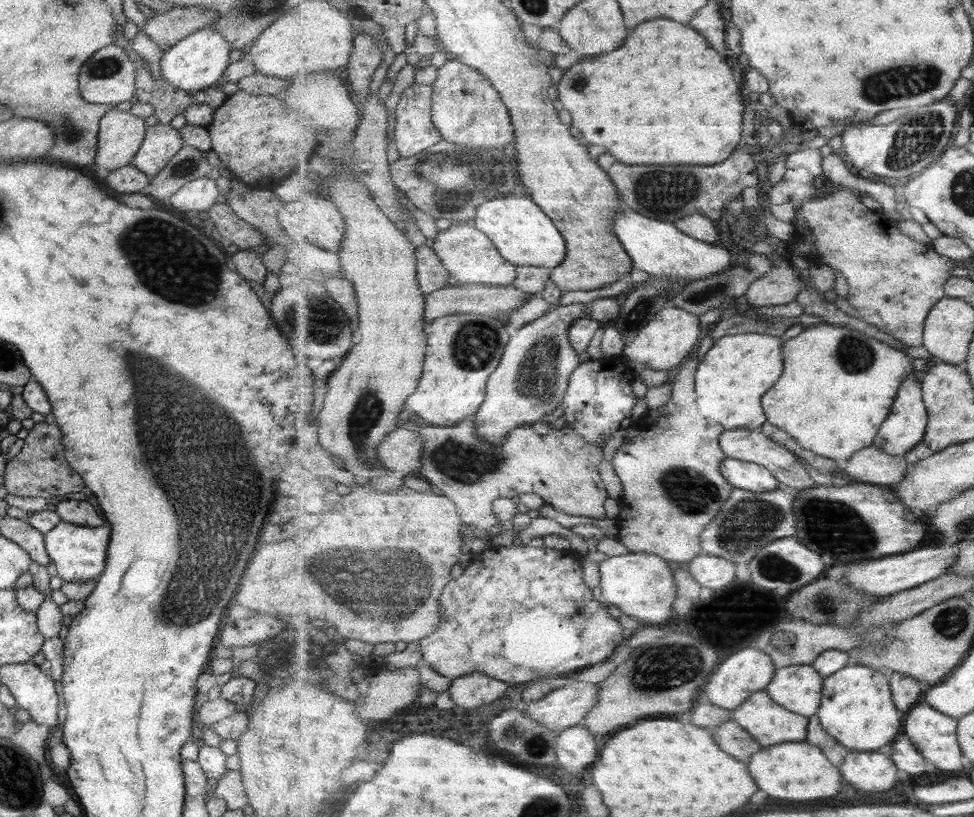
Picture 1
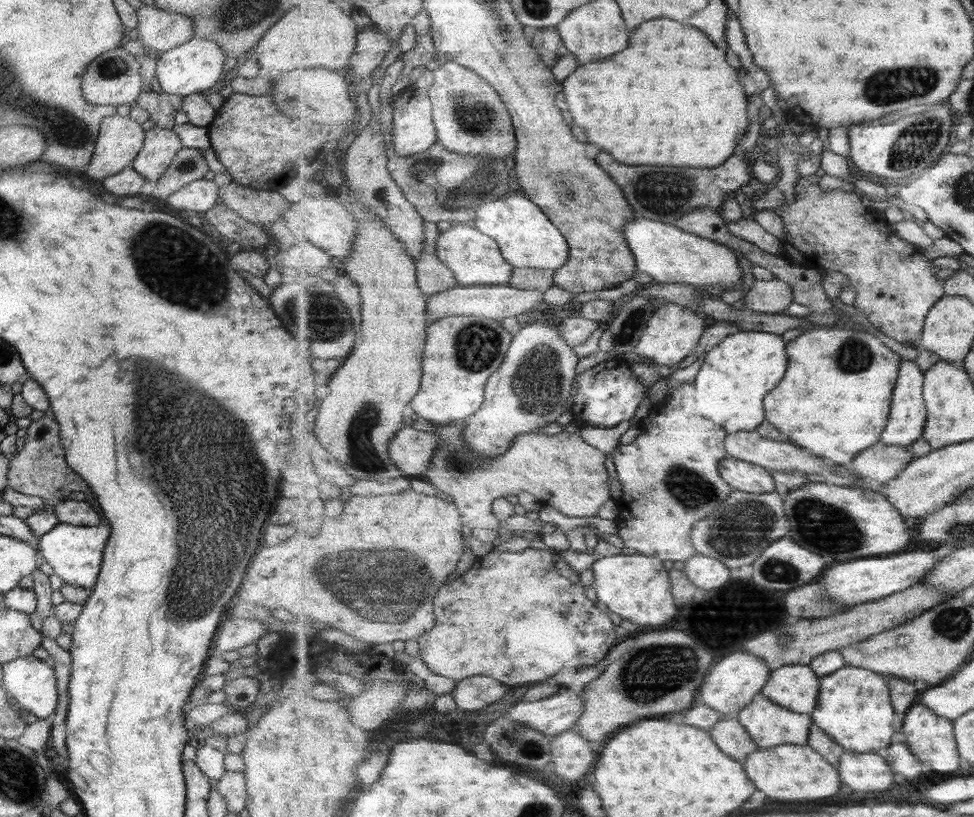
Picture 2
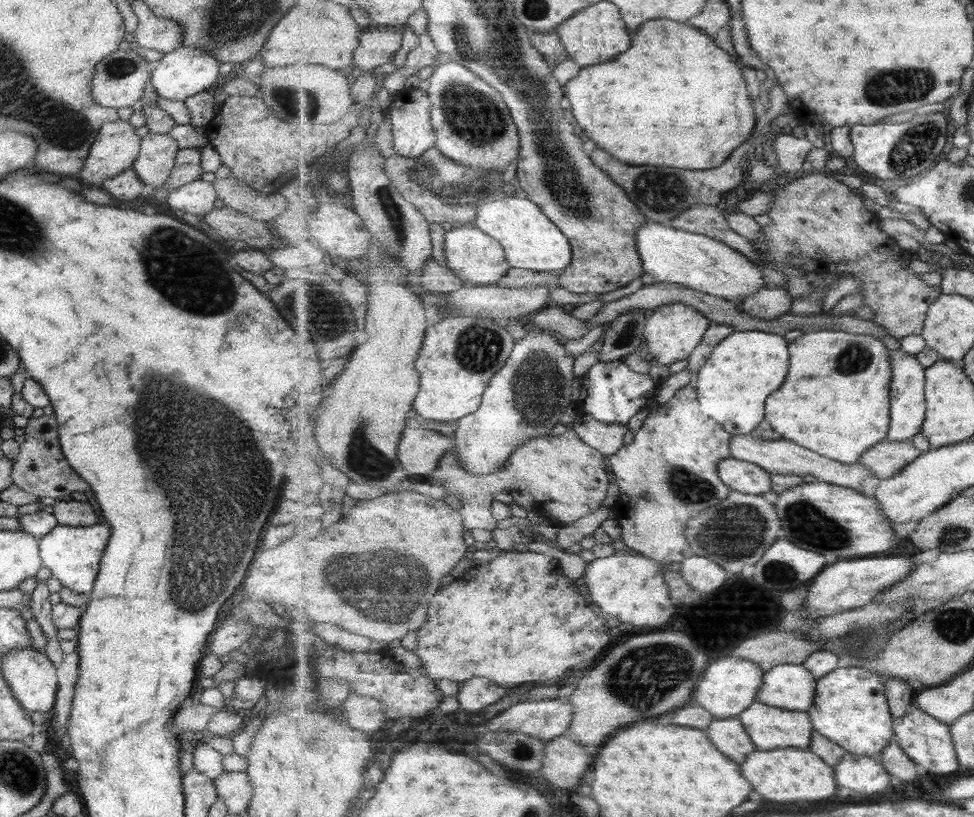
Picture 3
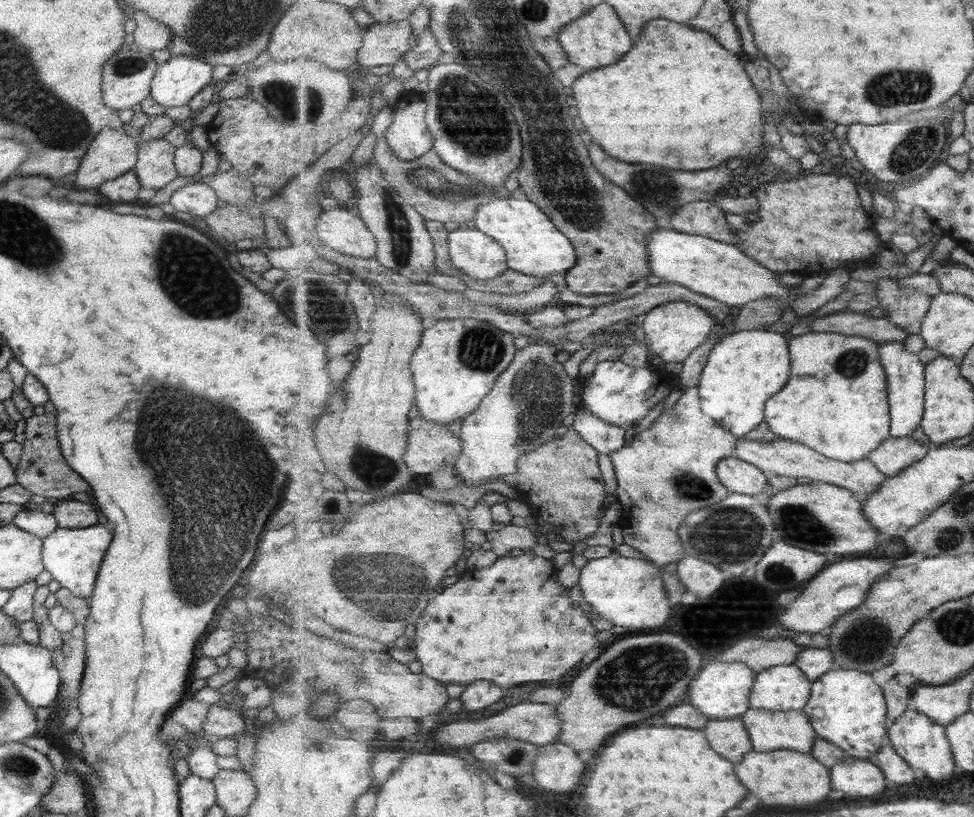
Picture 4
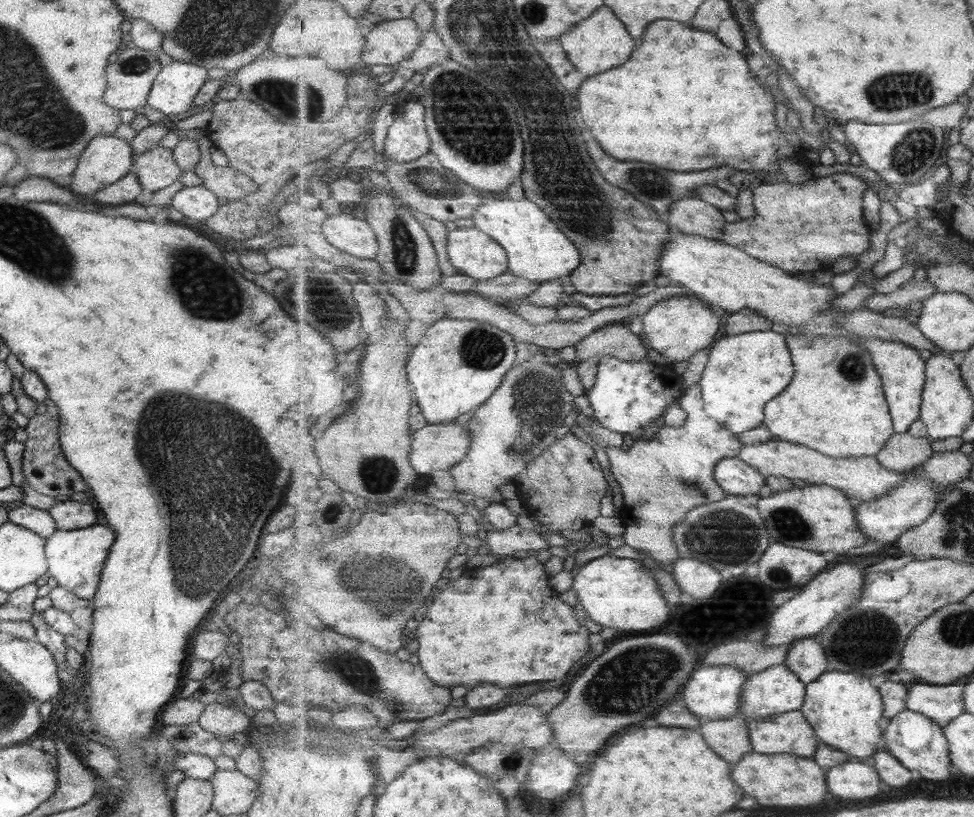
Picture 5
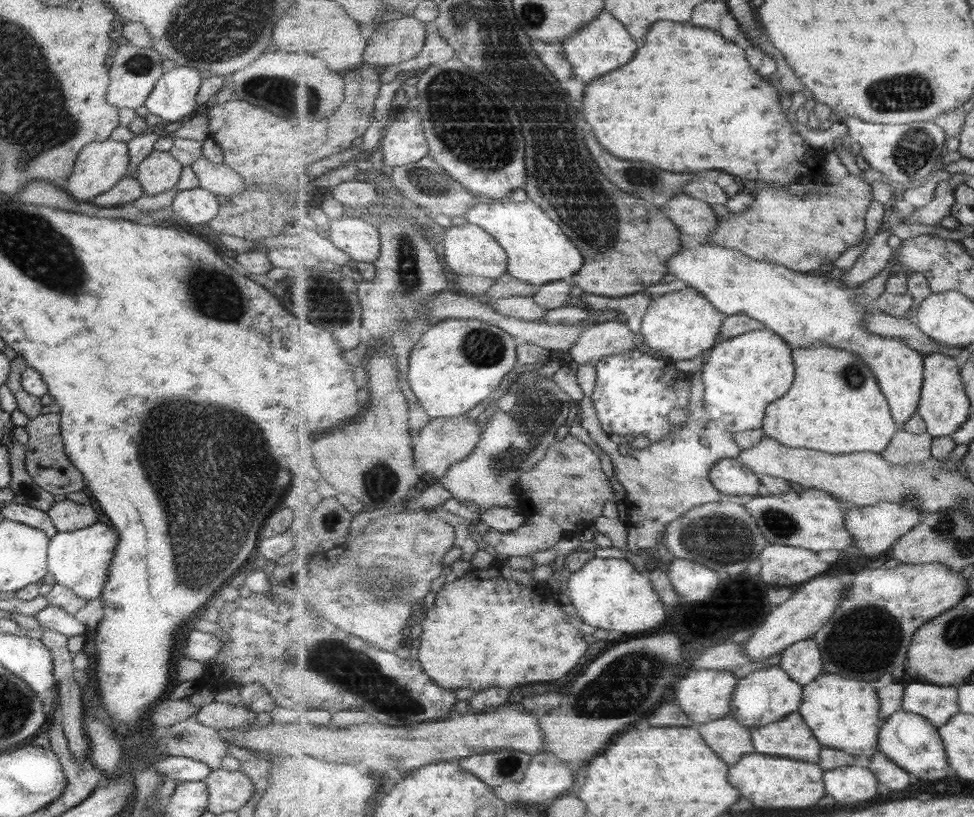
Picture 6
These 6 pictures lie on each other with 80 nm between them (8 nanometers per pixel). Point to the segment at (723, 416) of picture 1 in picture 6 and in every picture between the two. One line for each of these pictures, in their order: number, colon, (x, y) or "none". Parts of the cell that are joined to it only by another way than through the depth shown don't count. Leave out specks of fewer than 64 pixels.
2: (735, 376)
3: (747, 367)
4: (746, 368)
5: (745, 371)
6: (743, 375)

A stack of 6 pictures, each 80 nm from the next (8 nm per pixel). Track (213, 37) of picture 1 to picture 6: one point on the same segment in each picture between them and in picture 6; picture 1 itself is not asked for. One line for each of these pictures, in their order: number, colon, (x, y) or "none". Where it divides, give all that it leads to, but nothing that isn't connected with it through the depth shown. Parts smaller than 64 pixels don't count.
2: (194, 66)
3: (185, 71)
4: (176, 81)
5: (174, 88)
6: (173, 96)

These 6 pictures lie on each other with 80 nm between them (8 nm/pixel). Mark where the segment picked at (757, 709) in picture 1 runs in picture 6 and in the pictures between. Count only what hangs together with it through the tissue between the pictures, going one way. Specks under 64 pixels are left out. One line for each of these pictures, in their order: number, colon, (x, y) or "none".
2: (770, 725)
3: (770, 727)
4: (783, 729)
5: (789, 733)
6: (792, 737)

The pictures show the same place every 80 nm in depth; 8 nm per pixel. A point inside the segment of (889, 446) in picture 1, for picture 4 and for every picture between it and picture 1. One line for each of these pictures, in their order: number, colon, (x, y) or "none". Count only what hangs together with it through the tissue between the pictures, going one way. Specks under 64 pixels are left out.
2: (908, 414)
3: (908, 390)
4: (906, 375)

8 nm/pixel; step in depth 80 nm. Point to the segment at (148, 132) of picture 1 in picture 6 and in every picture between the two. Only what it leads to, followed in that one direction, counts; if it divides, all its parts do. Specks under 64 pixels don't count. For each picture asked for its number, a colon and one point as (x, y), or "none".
2: (160, 145)
3: (153, 165)
4: (154, 168)
5: (156, 169)
6: (158, 171)

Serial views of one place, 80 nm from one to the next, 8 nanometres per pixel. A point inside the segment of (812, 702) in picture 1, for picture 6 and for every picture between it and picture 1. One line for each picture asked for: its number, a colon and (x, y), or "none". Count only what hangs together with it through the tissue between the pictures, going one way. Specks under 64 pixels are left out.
2: (797, 687)
3: (793, 686)
4: (785, 687)
5: (776, 690)
6: (768, 695)

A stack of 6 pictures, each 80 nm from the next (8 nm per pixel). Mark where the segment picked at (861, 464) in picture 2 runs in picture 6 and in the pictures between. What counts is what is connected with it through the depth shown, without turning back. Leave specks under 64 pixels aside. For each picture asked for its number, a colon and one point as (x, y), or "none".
3: (886, 459)
4: (896, 454)
5: (903, 453)
6: (905, 448)

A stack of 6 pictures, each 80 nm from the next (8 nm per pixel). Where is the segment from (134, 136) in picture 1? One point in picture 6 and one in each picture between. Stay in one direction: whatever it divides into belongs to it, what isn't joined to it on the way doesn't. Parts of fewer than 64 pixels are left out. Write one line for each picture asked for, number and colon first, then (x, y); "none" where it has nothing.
2: (119, 139)
3: (115, 148)
4: (110, 154)
5: (105, 158)
6: (97, 167)

